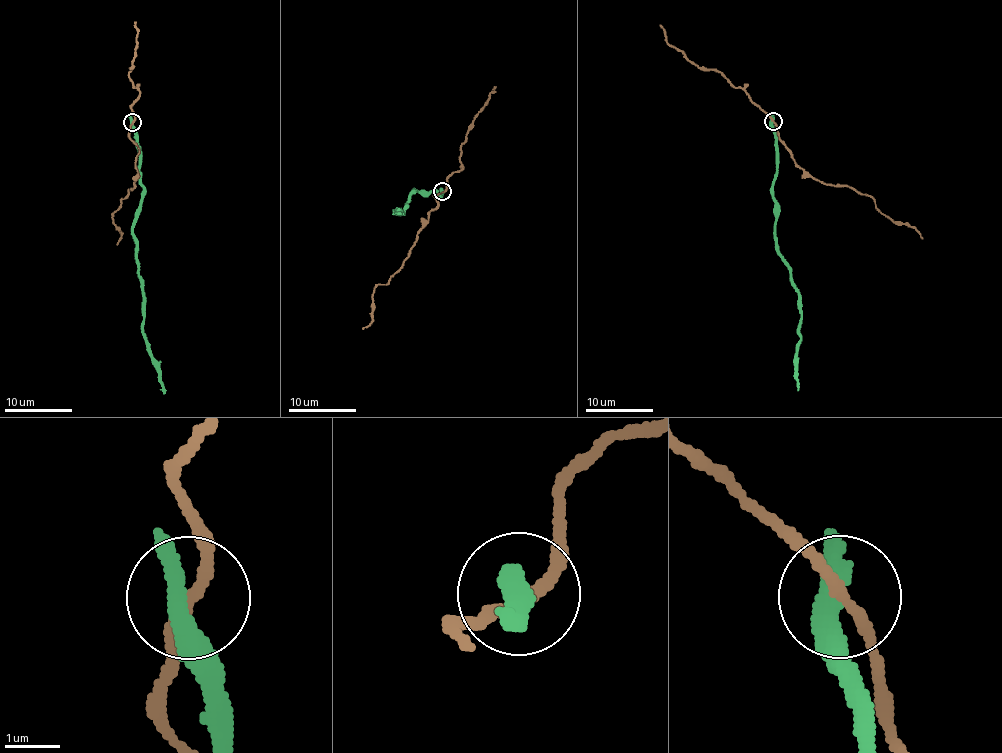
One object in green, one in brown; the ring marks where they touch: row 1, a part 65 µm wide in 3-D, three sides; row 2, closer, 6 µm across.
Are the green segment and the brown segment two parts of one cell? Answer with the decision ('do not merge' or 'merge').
do not merge

